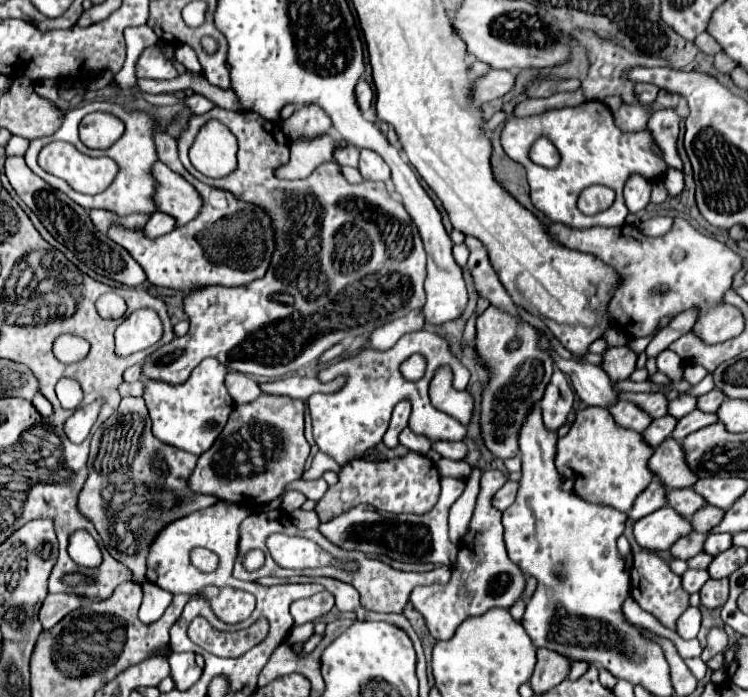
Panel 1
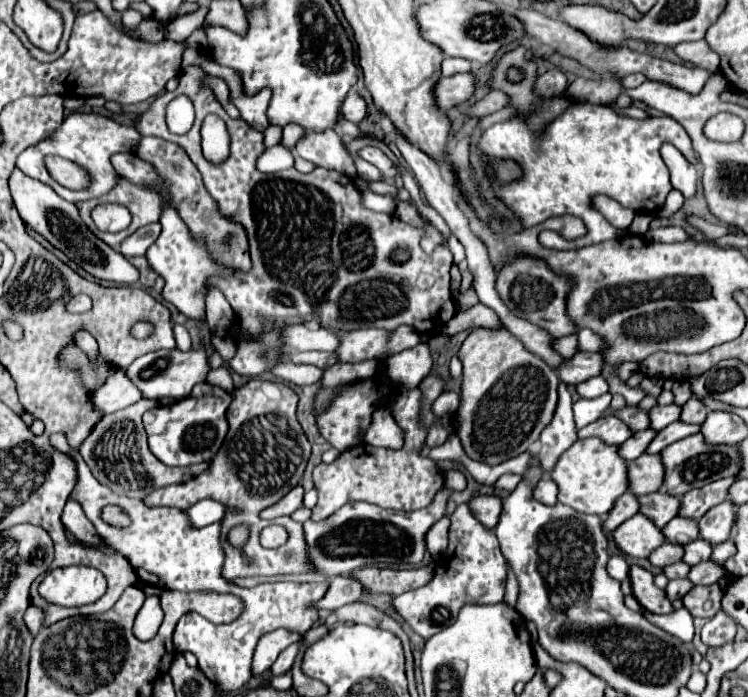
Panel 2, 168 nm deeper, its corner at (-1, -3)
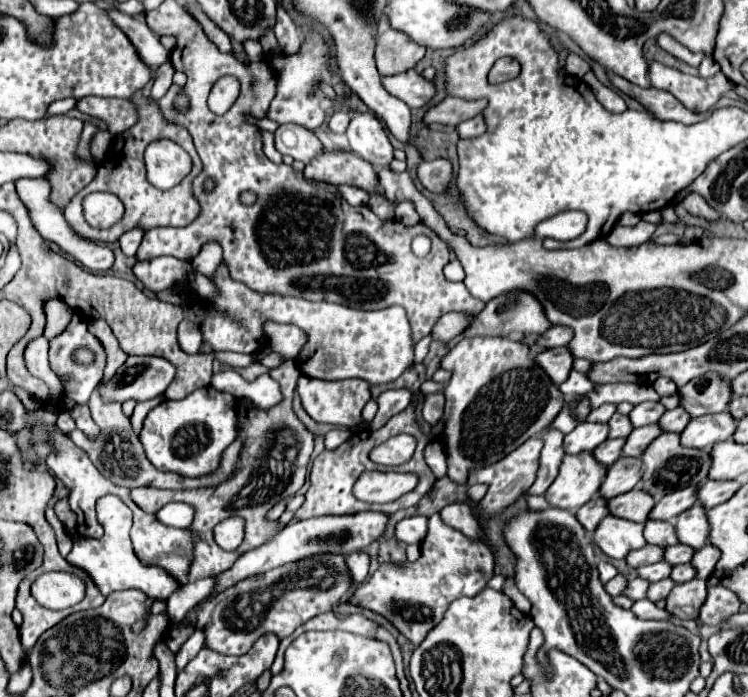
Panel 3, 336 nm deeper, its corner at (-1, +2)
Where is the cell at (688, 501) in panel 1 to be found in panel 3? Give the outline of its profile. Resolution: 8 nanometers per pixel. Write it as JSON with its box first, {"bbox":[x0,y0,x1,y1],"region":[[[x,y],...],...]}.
{"bbox":[610,487,656,523],"region":[[[636,487],[626,495],[618,495],[610,499],[610,513],[628,521],[646,523],[654,505],[656,505],[654,497],[650,497],[650,493],[646,493],[642,487]]]}

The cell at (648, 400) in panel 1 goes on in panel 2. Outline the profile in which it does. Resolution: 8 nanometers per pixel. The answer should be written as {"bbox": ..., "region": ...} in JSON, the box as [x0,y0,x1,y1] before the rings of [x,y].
{"bbox":[616,406,650,432],"region":[[[626,406],[624,410],[616,412],[616,416],[630,428],[630,432],[646,430],[646,428],[650,426],[650,422],[648,422],[648,412],[638,410],[636,406]]]}

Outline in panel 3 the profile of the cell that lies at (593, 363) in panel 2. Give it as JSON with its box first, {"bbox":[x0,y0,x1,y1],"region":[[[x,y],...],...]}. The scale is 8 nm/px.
{"bbox":[536,347,574,385],"region":[[[556,347],[556,349],[546,349],[544,353],[536,355],[538,365],[550,375],[550,379],[560,385],[568,379],[572,365],[574,365],[574,355],[570,353],[568,347]]]}

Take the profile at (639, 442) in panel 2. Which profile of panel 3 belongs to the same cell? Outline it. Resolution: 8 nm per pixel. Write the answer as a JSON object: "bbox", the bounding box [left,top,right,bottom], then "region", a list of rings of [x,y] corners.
{"bbox":[592,437,626,465],"region":[[[622,437],[622,439],[608,439],[606,443],[598,445],[592,453],[594,453],[594,457],[598,457],[600,463],[612,465],[612,463],[616,463],[616,461],[622,457],[622,447],[624,447],[624,443],[626,443],[624,437]]]}

